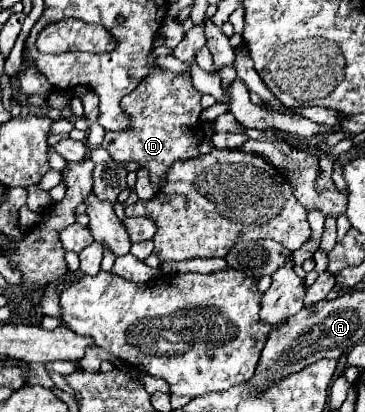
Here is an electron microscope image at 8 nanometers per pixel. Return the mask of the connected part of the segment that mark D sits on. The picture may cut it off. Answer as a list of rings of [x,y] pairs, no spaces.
[[[192,27],[182,43],[174,49],[176,59],[186,63],[188,69],[184,73],[174,73],[170,69],[154,65],[154,71],[150,71],[148,79],[144,79],[132,93],[122,99],[122,111],[126,111],[130,127],[126,131],[106,131],[102,141],[102,147],[114,161],[118,161],[118,157],[120,161],[132,159],[140,165],[140,169],[146,169],[156,191],[162,191],[164,177],[176,161],[200,157],[198,147],[202,145],[206,135],[200,125],[200,91],[196,91],[192,85],[190,67],[194,65],[196,51],[202,49],[204,43],[204,27]]]

